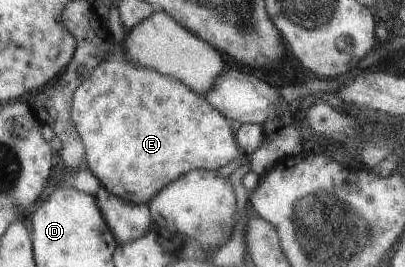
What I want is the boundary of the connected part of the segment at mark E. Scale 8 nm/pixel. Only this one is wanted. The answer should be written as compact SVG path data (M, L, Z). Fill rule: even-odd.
M112 42L110 57L107 57L106 61L103 61L102 64L95 68L89 78L75 91L72 102L72 118L76 129L79 131L79 136L86 146L87 168L91 169L91 172L99 179L104 189L107 189L113 196L133 204L147 204L151 197L159 193L159 190L162 190L164 186L172 183L177 177L186 172L197 169L215 171L241 153L235 142L234 132L229 128L230 119L226 119L222 114L219 114L207 104L205 99L195 96L192 90L189 90L175 79L160 75L157 71L145 67L139 67L137 64L133 64L131 60L127 60L121 43Z

